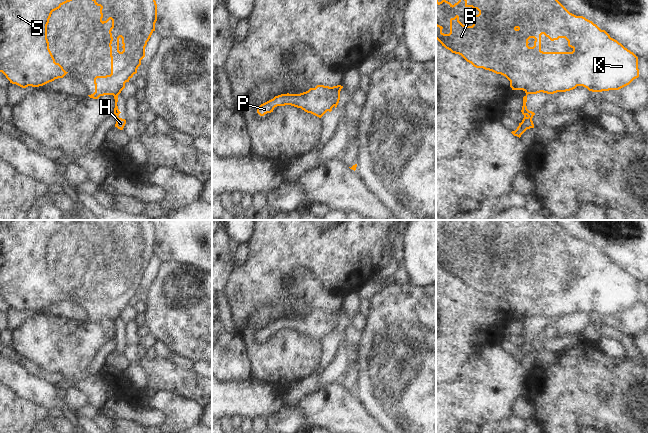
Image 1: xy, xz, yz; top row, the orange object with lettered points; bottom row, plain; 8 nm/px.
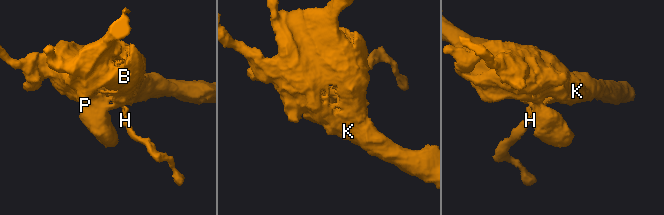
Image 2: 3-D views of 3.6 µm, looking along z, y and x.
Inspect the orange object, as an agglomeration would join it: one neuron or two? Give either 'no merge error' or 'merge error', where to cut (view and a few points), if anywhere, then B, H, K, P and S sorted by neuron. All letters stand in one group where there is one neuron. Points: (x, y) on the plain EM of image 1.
merge error; cut xy (117, 318), (114, 320); groups B K P S / H

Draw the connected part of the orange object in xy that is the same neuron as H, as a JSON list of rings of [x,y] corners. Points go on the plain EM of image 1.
[[[118,319],[114,320],[114,323],[115,323],[114,338],[117,340],[117,345],[116,345],[115,351],[117,351],[120,354],[123,354],[123,352],[126,348],[126,344],[118,341],[119,338],[121,337],[118,333],[118,330],[117,330]]]

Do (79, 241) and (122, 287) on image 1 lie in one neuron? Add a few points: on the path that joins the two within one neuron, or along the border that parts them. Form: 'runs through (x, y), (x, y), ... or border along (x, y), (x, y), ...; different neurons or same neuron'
runs through (90, 252), (111, 276); same neuron

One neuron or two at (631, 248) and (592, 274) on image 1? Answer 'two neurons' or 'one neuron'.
two neurons

